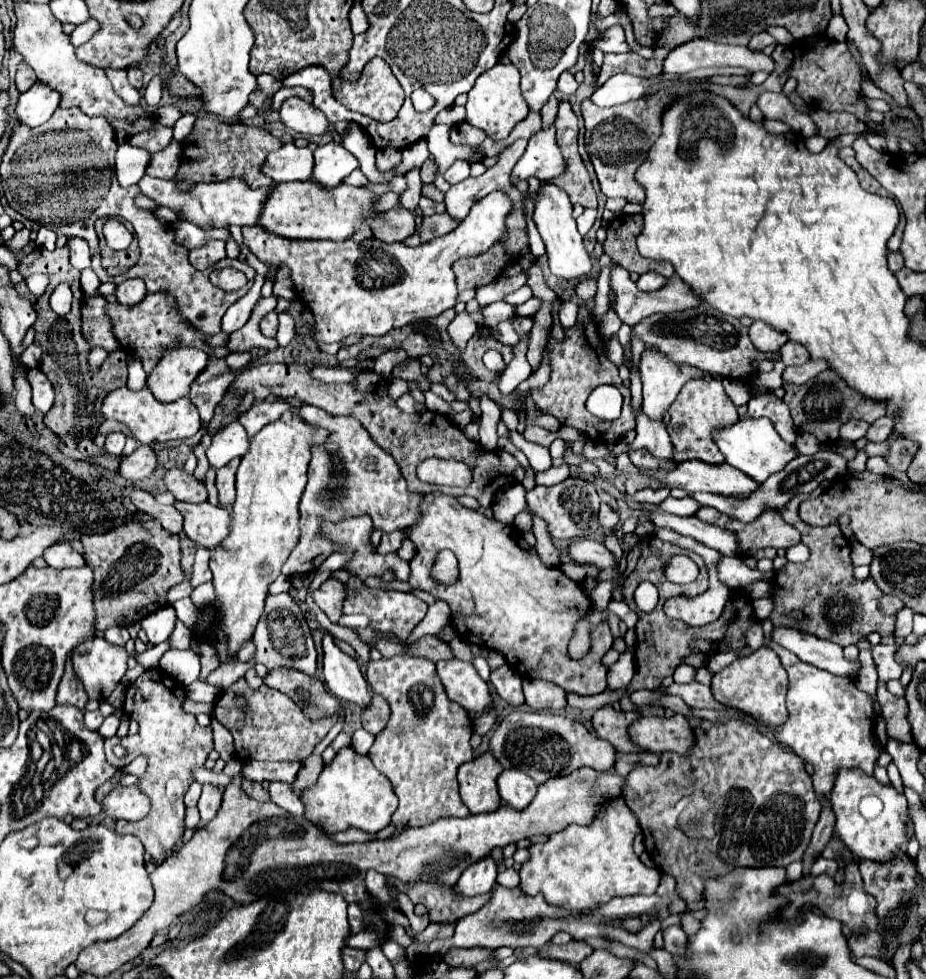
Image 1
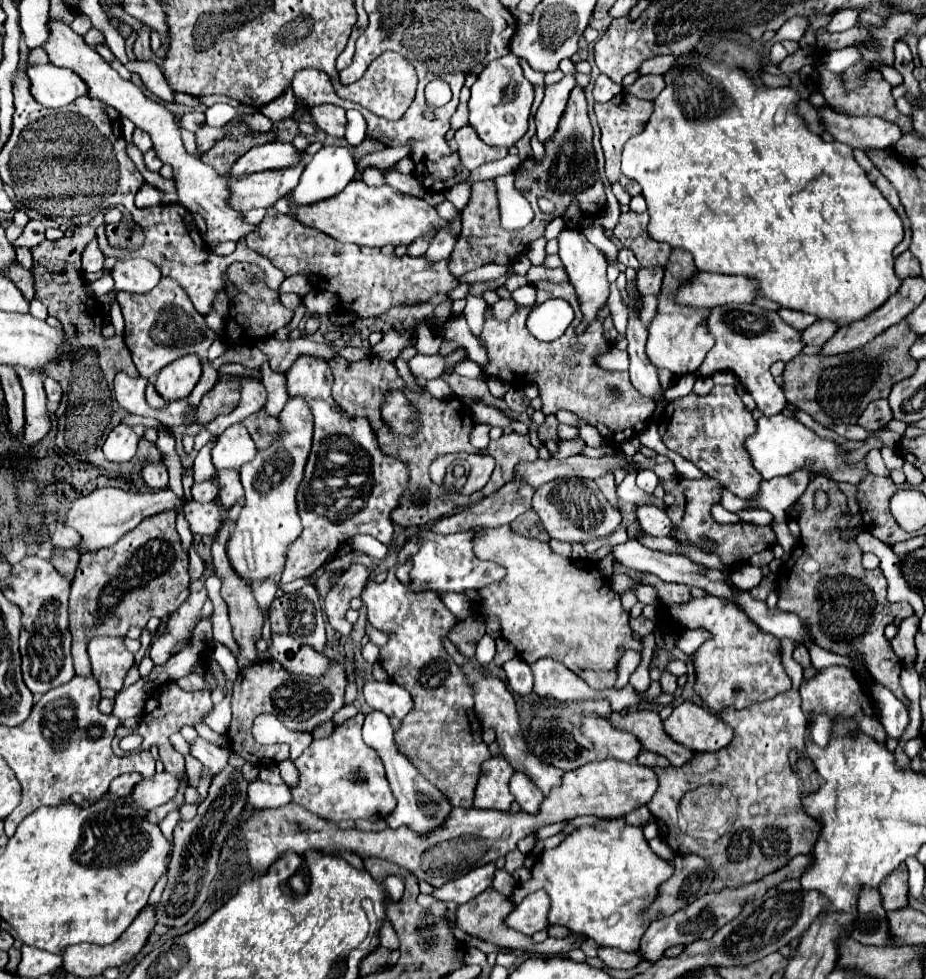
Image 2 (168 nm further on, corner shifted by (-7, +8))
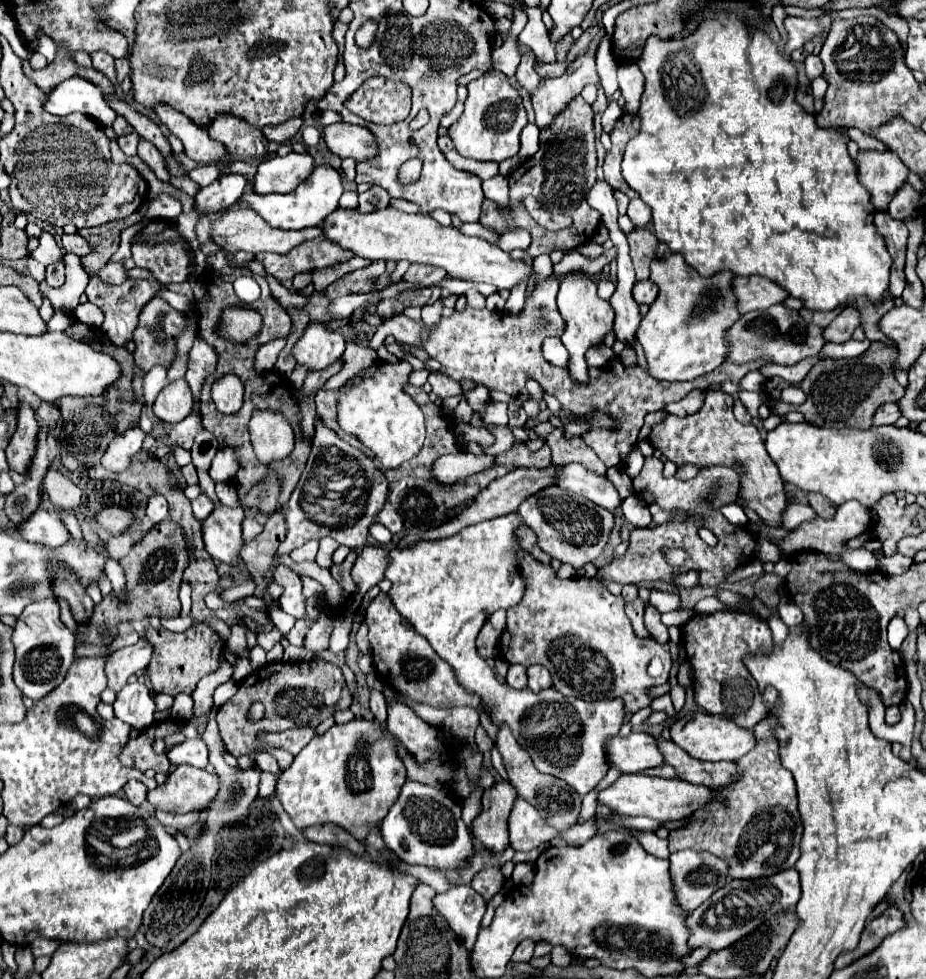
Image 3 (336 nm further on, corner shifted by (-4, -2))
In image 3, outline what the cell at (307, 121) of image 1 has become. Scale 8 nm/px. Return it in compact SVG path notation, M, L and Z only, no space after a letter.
M334 123L324 127L324 141L332 153L338 157L354 157L362 161L376 153L374 135L360 125L352 123Z

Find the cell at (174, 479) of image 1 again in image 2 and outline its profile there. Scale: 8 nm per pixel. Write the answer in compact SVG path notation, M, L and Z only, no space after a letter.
M211 481L193 483L191 493L193 493L193 501L199 501L199 503L209 503L209 501L213 501L213 499L217 497L217 487L215 487Z

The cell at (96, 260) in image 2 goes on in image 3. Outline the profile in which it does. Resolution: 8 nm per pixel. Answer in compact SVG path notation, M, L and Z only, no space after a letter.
M92 275L92 277L90 277L90 283L88 283L88 287L86 287L88 301L94 303L94 305L98 305L98 307L102 309L102 313L106 315L106 319L104 319L104 323L102 323L104 333L106 333L108 339L110 339L114 345L118 345L118 347L122 347L126 341L132 339L132 331L134 331L134 327L136 327L136 323L138 323L138 313L140 313L142 305L144 305L146 301L150 301L150 297L154 297L158 291L160 291L160 287L154 287L154 285L150 285L148 281L132 279L132 277L124 283L124 287L114 287L114 285L106 285L104 281L98 281L98 277Z

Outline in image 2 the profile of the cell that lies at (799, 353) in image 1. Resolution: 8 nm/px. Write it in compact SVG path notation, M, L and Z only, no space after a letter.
M821 319L817 323L813 323L813 327L807 327L803 331L803 339L807 345L823 345L829 337L833 337L837 333L837 323L833 319Z

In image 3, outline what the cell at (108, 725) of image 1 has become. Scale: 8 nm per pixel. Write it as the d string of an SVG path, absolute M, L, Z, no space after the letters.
M142 683L126 685L114 701L114 715L138 731L152 725L154 713L156 713L154 697Z

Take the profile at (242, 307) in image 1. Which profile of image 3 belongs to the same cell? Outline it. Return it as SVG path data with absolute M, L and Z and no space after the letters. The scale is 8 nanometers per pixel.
M318 165L314 167L312 175L296 187L296 191L280 195L280 193L270 193L270 195L256 195L246 189L246 193L240 197L240 201L248 203L252 209L256 209L262 219L268 221L268 225L274 225L278 229L306 229L306 227L316 227L320 221L324 221L336 207L338 199L342 195L342 175L330 167L330 165Z

